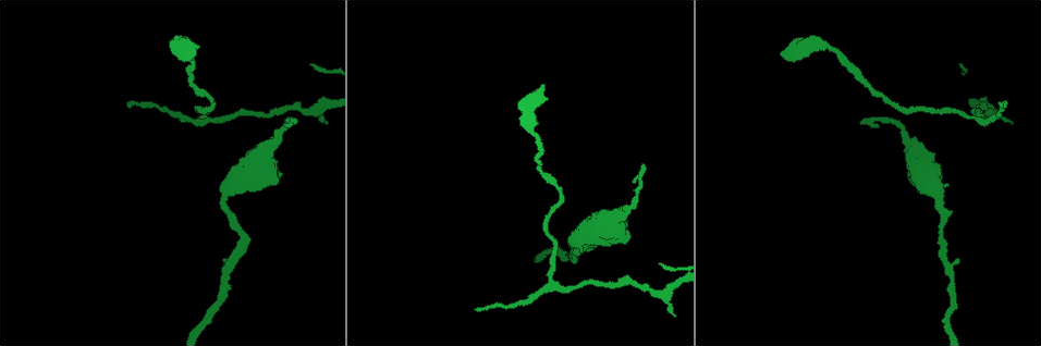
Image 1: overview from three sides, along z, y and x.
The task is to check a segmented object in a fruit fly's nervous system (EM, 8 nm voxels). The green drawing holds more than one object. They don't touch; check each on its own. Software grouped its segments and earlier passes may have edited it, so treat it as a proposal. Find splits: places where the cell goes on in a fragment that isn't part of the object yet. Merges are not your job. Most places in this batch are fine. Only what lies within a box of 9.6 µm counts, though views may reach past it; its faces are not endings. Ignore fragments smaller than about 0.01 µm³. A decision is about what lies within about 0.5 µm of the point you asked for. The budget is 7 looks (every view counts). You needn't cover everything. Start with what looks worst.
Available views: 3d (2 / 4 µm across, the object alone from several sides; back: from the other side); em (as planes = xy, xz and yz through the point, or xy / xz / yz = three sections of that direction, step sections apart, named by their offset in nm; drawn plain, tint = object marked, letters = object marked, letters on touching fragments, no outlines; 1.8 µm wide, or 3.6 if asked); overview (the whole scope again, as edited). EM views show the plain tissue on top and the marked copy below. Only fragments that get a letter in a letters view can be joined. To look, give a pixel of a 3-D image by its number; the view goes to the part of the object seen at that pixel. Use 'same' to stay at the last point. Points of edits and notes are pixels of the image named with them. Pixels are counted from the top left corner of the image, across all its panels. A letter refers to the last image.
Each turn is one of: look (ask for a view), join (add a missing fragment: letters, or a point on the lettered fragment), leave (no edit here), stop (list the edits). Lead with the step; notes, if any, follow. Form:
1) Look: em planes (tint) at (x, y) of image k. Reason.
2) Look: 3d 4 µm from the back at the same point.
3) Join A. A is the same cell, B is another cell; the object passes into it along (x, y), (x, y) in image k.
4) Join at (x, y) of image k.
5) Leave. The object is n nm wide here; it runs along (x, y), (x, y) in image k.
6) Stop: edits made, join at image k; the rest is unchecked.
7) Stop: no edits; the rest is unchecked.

Look: 3d 4 µm at (783, 52) of image 1. An open end.

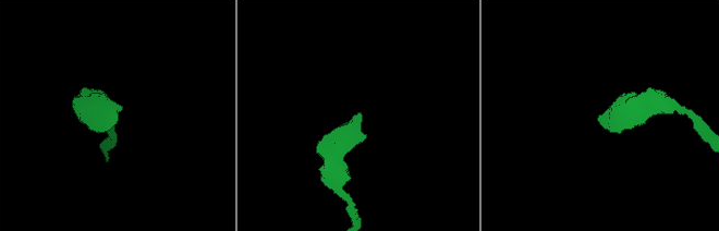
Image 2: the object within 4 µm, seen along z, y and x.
Look: em planes (letters) at (115, 117) of image 2.

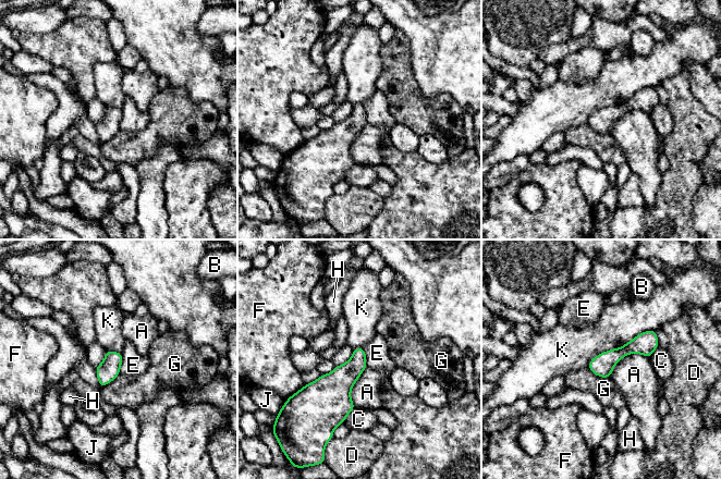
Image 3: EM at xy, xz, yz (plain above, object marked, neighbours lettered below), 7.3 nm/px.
Leave. The object is 160 nm wide here; A, B, C, D, E, F, G, H, J and K are other cells; it runs along (652, 332), (640, 344), (593, 368) in image 3; no lettered fragment goes on from it.

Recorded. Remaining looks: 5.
Look: 3d 2 µm at (644, 164) of image 1. An open end.

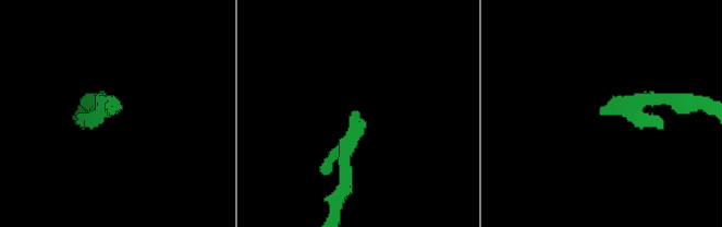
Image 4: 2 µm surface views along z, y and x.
Look: em planes (letters) at (599, 114) of image 4.

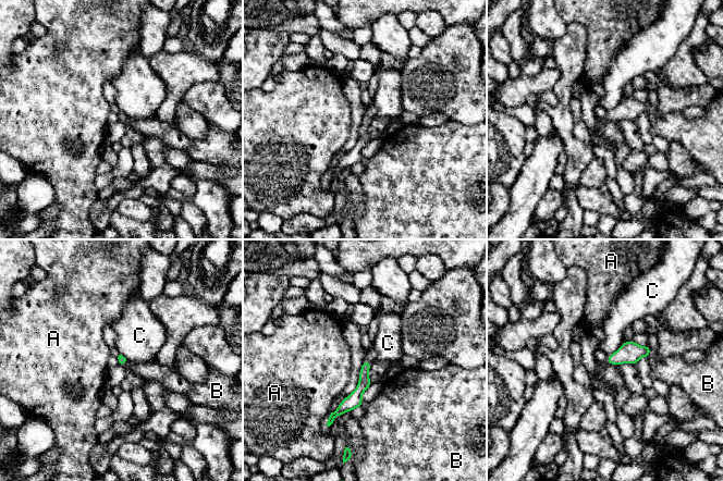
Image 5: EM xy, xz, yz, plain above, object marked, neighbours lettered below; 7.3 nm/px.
Leave. A, B and C are other cells; none of them fits.

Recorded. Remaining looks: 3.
Look: 3d 2 µm at (552, 281) of image 1. Three-way junction.

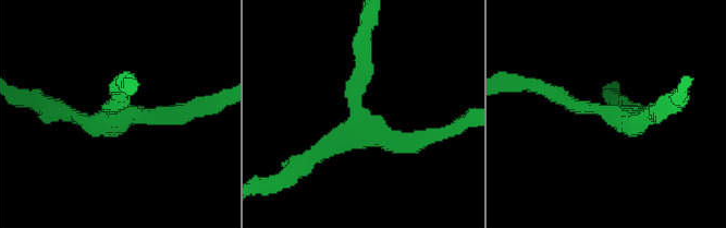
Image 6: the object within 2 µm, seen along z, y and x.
Look: em 3.6 µm planes (letters) at (359, 115) of image 6. Shape alone is not enough.

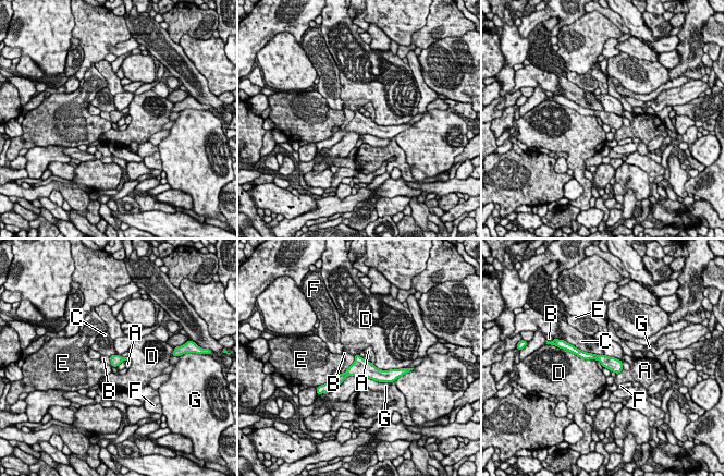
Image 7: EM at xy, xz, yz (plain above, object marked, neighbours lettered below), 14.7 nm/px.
Leave. A, B, C, D, E, F and G are other cells; it runs along (388, 373), (348, 371), (335, 380) in image 7; no lettered fragment goes on from it.

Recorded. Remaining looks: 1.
Stop: no edits; the rest is unchecked.

